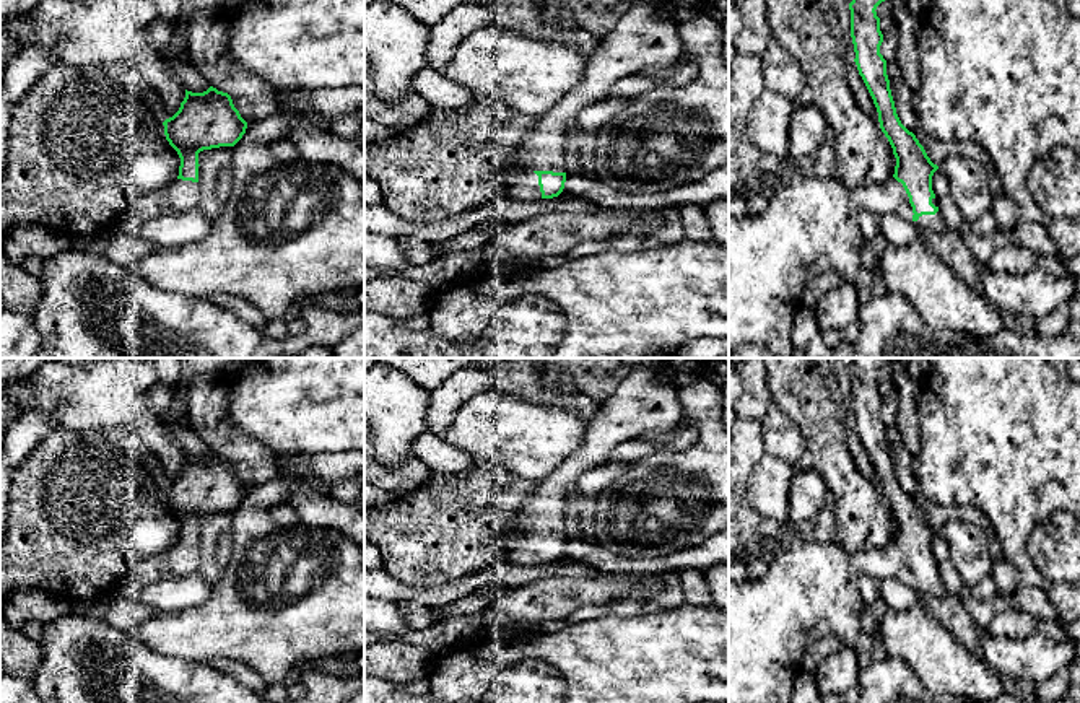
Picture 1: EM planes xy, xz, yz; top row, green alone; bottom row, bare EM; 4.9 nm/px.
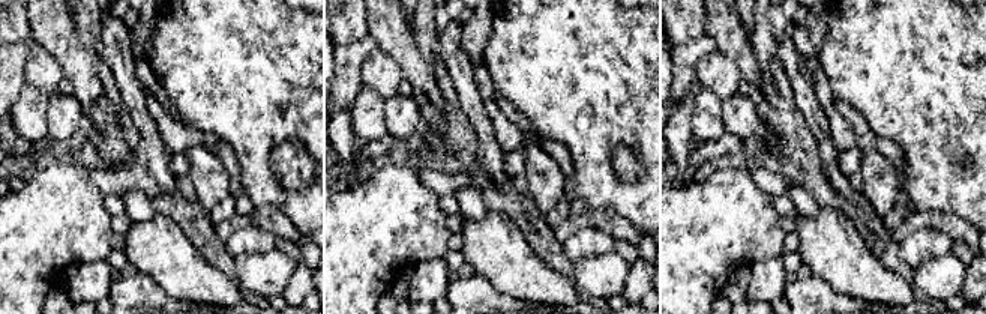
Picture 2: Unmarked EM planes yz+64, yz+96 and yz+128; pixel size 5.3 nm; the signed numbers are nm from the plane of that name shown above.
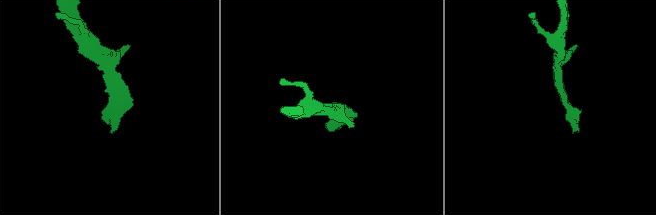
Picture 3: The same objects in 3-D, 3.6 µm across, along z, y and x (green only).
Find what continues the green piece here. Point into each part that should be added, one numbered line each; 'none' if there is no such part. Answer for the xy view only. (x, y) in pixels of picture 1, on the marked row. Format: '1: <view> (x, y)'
1: xy (181, 196)

